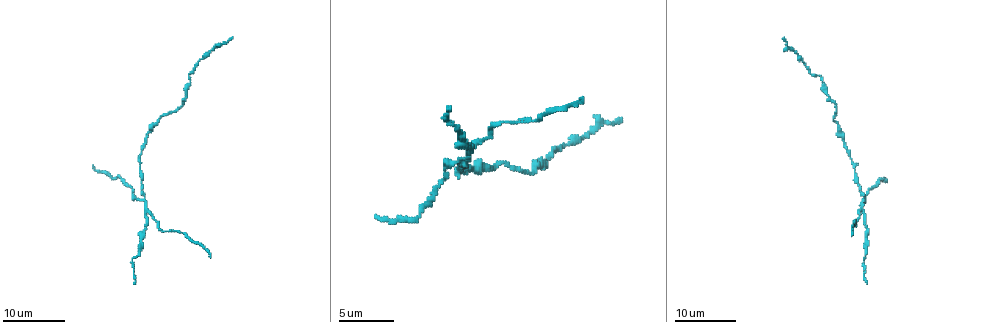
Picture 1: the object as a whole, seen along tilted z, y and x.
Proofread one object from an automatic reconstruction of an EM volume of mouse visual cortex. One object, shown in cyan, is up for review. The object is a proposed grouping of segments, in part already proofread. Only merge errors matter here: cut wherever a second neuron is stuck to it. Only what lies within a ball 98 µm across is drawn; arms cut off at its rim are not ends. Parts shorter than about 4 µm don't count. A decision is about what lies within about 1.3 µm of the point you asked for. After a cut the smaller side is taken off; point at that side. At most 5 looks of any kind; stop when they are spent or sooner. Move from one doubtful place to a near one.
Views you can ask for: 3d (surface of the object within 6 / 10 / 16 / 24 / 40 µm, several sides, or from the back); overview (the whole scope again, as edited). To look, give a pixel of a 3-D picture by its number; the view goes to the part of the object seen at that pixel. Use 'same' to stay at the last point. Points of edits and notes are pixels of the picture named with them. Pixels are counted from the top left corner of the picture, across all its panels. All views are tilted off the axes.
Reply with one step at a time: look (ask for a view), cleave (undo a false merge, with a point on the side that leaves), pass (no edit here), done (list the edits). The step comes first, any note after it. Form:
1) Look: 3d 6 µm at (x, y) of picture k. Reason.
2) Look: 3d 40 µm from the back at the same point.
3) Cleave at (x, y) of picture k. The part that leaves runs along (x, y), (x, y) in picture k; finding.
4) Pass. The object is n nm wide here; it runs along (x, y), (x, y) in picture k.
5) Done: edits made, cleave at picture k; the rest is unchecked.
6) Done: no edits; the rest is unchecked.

Look: 3d 16 µm at (193, 73) of picture 1. Thick turns thin.

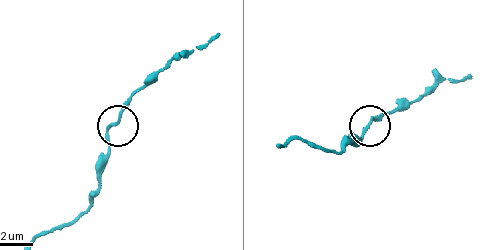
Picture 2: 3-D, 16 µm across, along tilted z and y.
Look: 3d 10 µm at (366, 127) of picture 2. Closer look.

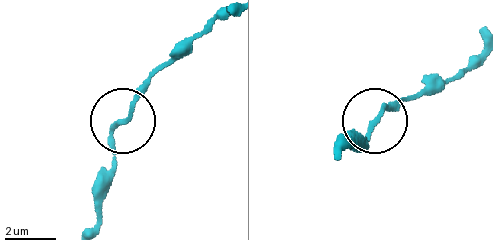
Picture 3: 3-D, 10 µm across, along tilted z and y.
Pass. All the same neuron.

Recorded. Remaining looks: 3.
Look: 3d 24 µm at (464, 157) of picture 1. A fork.

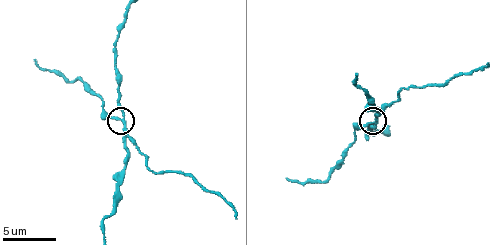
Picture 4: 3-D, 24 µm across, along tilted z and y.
Look: 3d 6 µm at (121, 119) of picture 4.

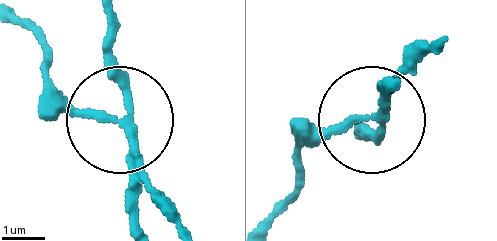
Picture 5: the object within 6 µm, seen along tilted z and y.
Look: 3d 6 µm from the back at (122, 121) of picture 5.

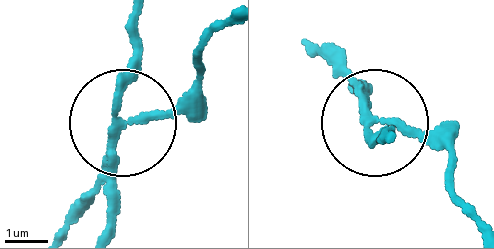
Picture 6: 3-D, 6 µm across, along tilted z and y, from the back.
Cleave at (87, 197) of picture 6. The object is 170 nm wide here; the part that leaves runs along (106, 156), (73, 226) in picture 6; two neurons meet here.

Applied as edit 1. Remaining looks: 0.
Done: edits made, cleave at picture 6; the rest is unchecked.

